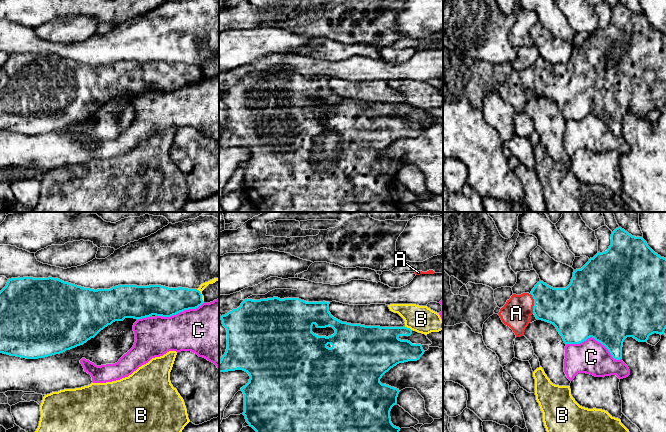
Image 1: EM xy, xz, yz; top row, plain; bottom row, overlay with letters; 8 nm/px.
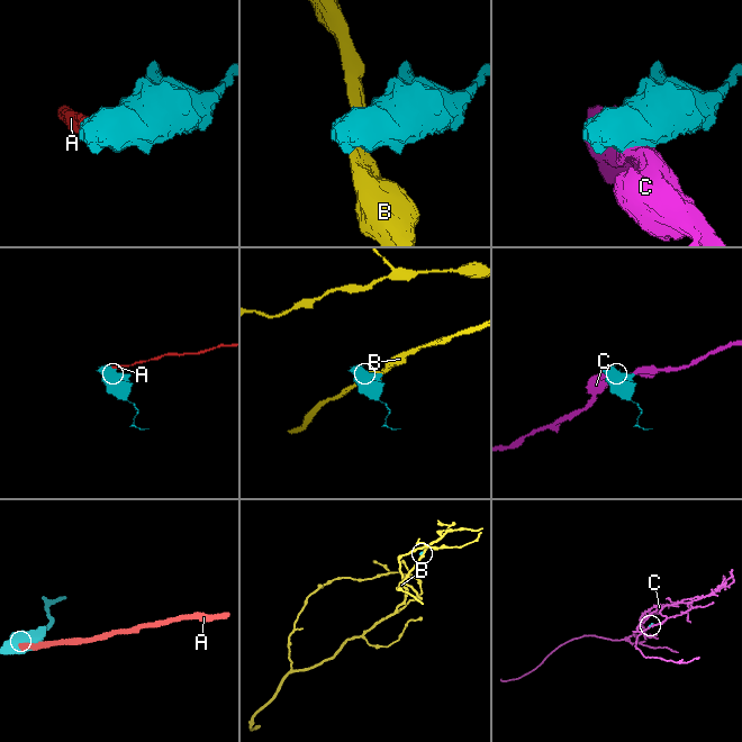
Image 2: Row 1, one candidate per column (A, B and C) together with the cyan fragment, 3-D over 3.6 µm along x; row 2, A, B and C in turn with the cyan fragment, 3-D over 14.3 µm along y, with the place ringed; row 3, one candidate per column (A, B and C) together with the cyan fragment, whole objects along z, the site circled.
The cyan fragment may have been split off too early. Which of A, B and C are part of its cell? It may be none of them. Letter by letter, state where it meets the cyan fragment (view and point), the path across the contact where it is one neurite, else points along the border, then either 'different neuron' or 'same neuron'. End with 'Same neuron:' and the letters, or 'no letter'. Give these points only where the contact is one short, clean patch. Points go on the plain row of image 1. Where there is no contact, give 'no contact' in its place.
A: contact yz (534, 79); way yz (563, 83), (547, 79), (534, 79), (525, 80), (516, 89); same neuron
B: contact xy (201, 71); border xy (196, 65), (200, 68), (203, 77); different neuron
C: contact yz (595, 115); different neuron
Same neuron: A

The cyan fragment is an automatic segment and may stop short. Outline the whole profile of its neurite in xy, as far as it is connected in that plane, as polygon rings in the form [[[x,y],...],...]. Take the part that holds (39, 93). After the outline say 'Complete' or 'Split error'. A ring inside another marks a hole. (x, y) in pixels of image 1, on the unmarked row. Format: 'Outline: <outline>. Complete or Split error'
Outline: [[[11,54],[0,67],[0,129],[26,135],[60,130],[83,121],[115,97],[125,94],[142,95],[152,91],[171,93],[204,79],[197,65],[168,64],[161,61],[118,61],[110,65],[90,65],[64,58],[58,54]]]. Complete

